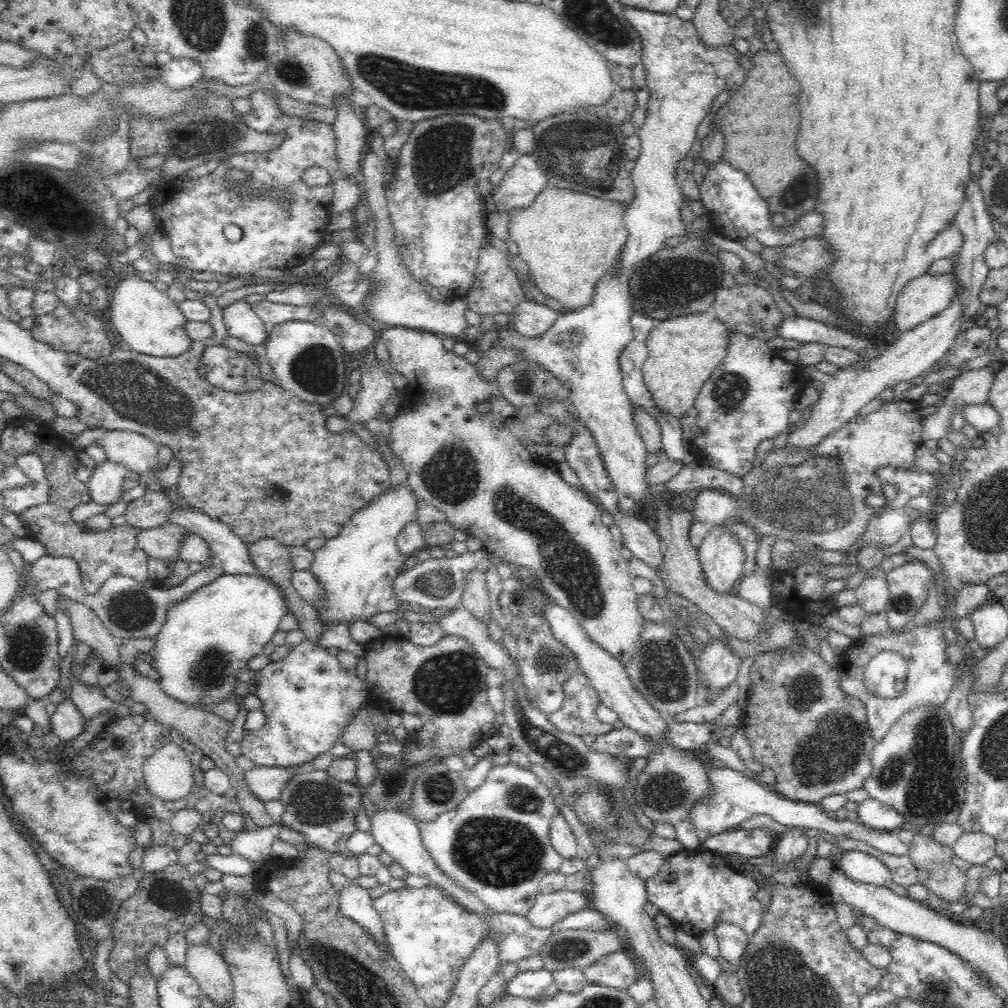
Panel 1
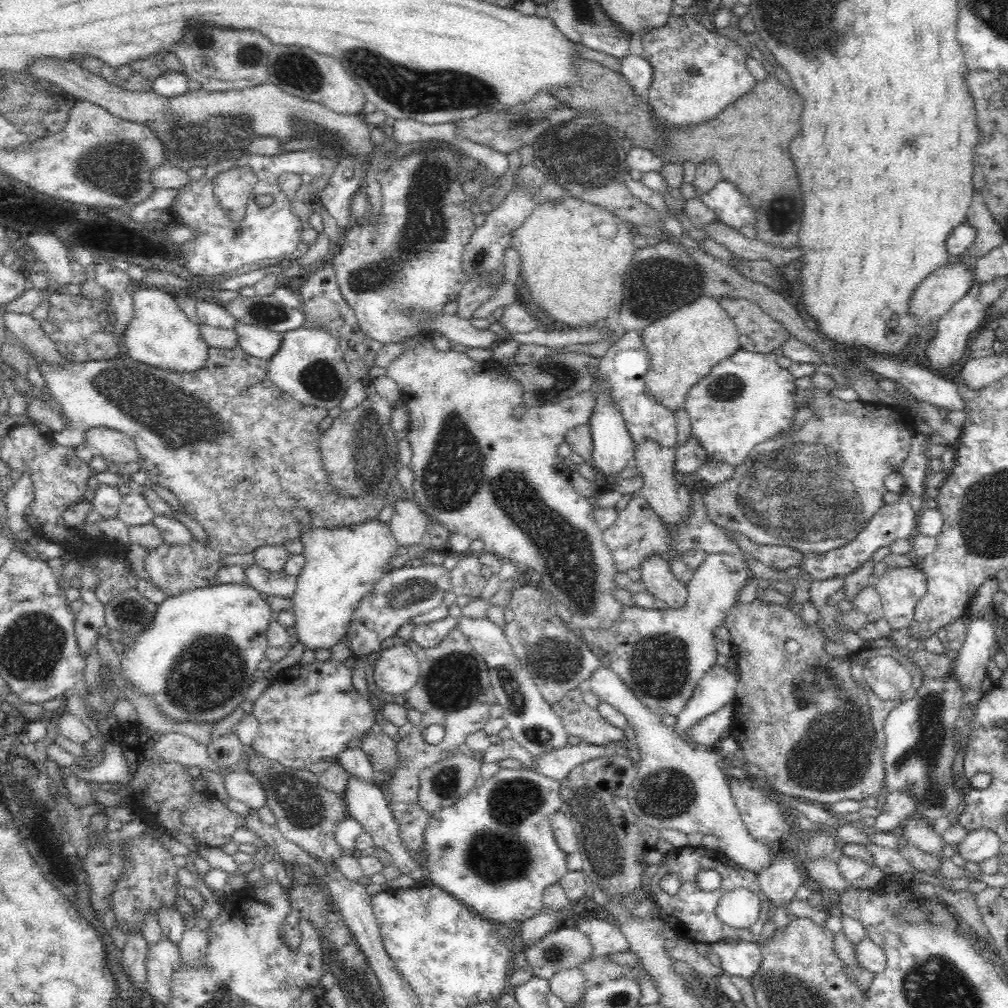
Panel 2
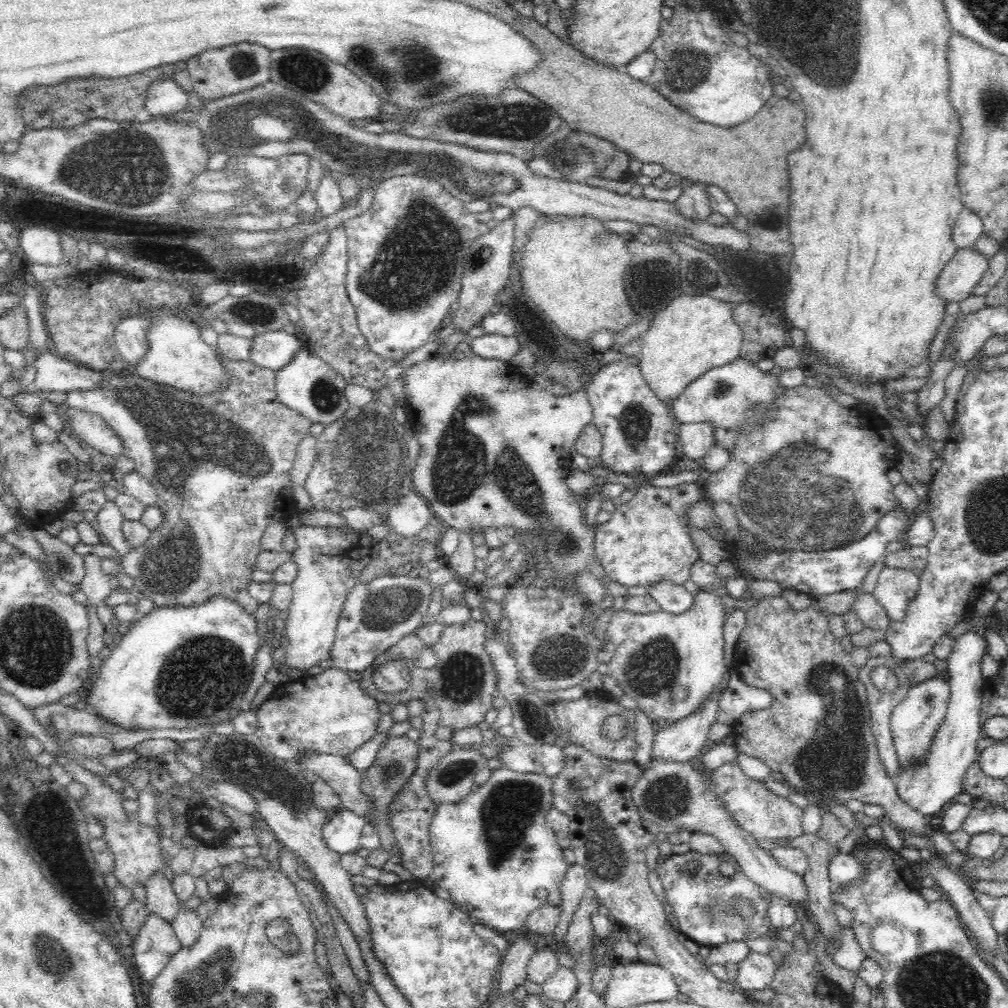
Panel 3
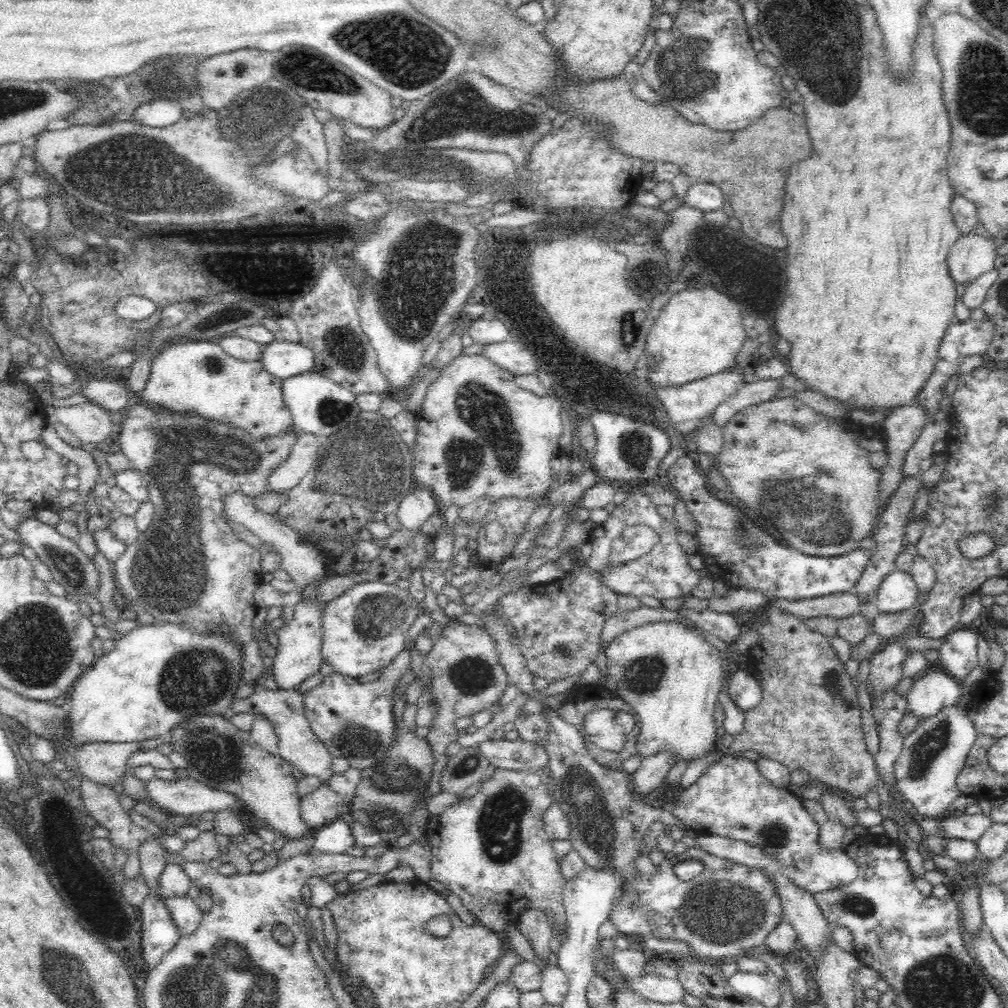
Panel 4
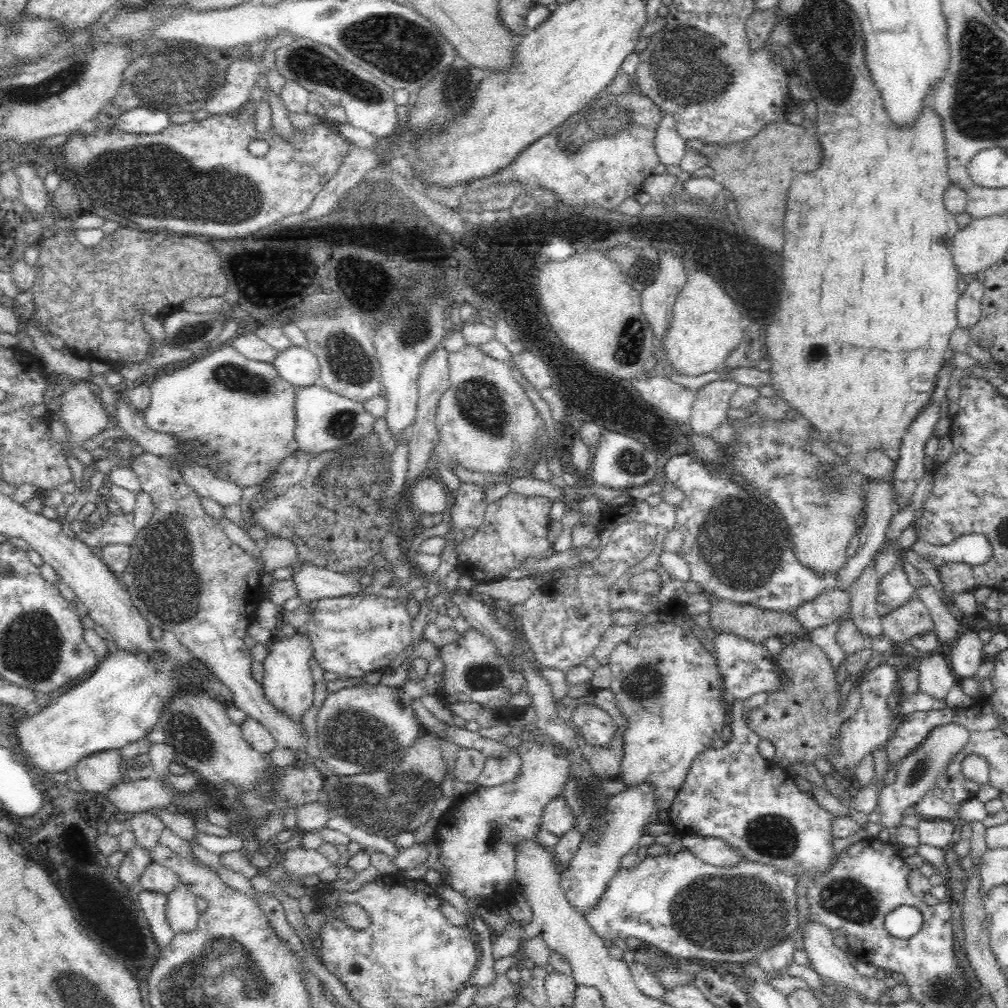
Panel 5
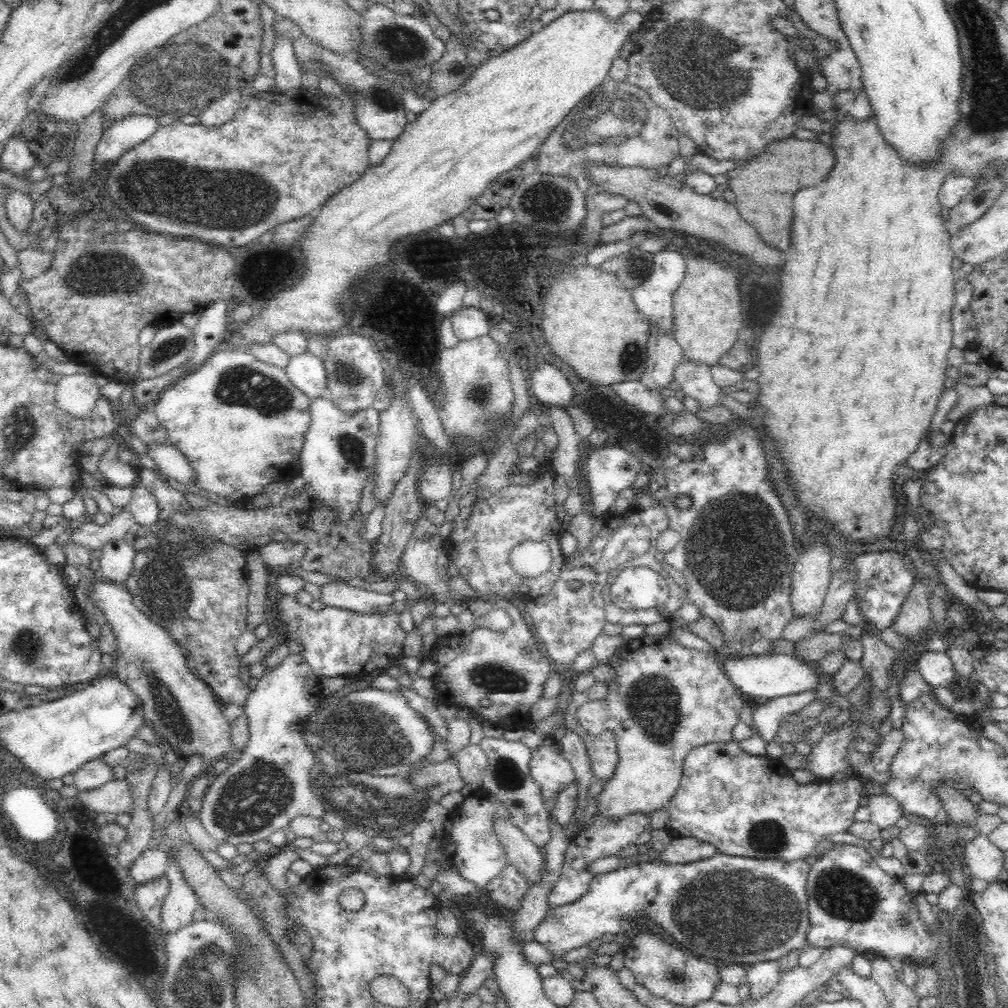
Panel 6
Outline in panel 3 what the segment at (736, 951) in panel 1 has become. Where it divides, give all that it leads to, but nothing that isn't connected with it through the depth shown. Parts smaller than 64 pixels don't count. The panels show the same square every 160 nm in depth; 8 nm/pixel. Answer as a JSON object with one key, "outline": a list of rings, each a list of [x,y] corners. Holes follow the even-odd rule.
{"outline":[[[749,951],[742,962],[738,962],[738,973],[734,986],[739,990],[764,990],[776,972],[776,964],[767,953]]]}

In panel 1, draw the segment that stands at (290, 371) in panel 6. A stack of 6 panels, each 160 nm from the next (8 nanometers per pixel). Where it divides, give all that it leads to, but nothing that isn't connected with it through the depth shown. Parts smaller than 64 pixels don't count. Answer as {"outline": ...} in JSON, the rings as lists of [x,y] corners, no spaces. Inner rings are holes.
{"outline":[[[244,298],[224,308],[223,322],[229,335],[236,336],[248,344],[262,346],[268,336],[268,330],[258,318],[254,306],[246,303]]]}

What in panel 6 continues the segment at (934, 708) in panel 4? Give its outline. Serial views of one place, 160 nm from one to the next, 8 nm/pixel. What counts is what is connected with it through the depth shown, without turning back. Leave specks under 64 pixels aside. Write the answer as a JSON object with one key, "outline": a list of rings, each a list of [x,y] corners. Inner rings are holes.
{"outline":[[[944,651],[920,654],[916,663],[922,678],[932,687],[945,686],[953,682],[955,668]]]}

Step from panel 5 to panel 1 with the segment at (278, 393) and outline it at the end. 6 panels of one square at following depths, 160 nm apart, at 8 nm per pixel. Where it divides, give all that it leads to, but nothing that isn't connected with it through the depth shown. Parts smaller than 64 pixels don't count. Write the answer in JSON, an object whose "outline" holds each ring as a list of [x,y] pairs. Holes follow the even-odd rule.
{"outline":[[[130,272],[118,285],[109,289],[110,303],[107,311],[120,335],[125,349],[150,356],[178,356],[186,352],[192,340],[184,333],[187,319],[173,302],[165,288],[158,290],[151,282],[142,280],[138,273]]]}

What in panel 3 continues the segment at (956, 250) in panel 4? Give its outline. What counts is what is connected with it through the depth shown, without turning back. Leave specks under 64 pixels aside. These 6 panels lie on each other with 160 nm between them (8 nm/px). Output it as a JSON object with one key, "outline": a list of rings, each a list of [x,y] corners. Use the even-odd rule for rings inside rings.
{"outline":[[[971,247],[956,251],[934,283],[936,296],[947,304],[959,304],[969,298],[988,269],[988,260],[988,257],[978,254]]]}

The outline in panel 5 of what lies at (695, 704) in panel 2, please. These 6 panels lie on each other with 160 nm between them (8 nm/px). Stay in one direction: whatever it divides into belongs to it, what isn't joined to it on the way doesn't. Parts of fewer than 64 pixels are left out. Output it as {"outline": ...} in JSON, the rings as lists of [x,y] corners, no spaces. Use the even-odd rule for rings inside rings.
{"outline":[[[644,783],[626,788],[624,792],[614,795],[607,801],[606,819],[607,825],[603,828],[599,839],[595,843],[588,843],[584,839],[580,843],[580,848],[570,862],[568,868],[559,869],[559,887],[564,891],[569,903],[585,918],[597,904],[612,877],[621,869],[623,857],[628,855],[638,843],[640,837],[645,834],[648,818],[657,811],[656,787],[652,783]]]}

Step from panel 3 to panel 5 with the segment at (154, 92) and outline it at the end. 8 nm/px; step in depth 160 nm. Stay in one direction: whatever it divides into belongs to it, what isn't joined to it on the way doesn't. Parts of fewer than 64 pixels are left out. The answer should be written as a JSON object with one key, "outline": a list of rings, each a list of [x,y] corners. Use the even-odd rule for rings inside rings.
{"outline":[[[136,107],[123,112],[113,128],[132,134],[156,134],[172,122],[171,115],[163,109]]]}

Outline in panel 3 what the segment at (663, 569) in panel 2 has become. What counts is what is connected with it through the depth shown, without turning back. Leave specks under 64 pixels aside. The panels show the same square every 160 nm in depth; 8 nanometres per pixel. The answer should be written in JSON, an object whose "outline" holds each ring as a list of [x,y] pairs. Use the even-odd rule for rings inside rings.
{"outline":[[[656,580],[647,588],[650,595],[663,611],[682,614],[692,606],[692,593],[682,584],[674,584],[669,580]]]}

